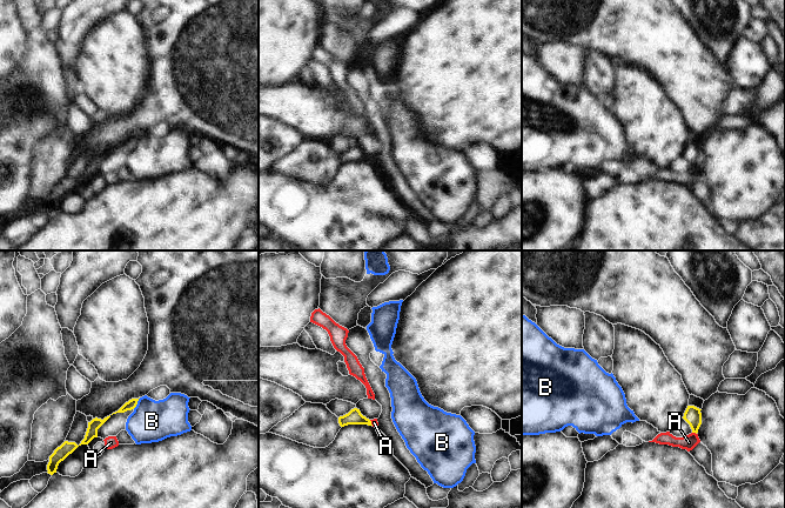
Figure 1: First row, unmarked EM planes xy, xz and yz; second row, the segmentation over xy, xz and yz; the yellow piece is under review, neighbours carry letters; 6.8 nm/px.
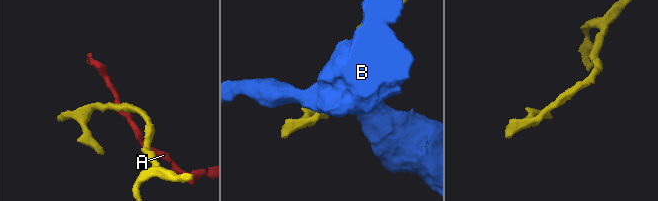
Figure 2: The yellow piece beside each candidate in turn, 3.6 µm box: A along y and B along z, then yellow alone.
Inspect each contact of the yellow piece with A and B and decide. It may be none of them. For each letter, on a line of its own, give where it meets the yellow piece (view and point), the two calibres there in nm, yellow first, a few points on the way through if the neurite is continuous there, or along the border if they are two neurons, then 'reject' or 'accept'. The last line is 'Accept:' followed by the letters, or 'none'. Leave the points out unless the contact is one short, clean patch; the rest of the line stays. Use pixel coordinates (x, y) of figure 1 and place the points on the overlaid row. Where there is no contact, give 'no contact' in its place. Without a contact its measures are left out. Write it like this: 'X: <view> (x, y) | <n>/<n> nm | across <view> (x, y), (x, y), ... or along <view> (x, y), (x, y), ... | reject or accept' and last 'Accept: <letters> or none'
A: yz (695, 432) | 120/100 nm | along yz (692, 432), (696, 434) | reject
B: xy (136, 403) | 70/280 nm | along xy (140, 398), (133, 408) | reject
Accept: none

